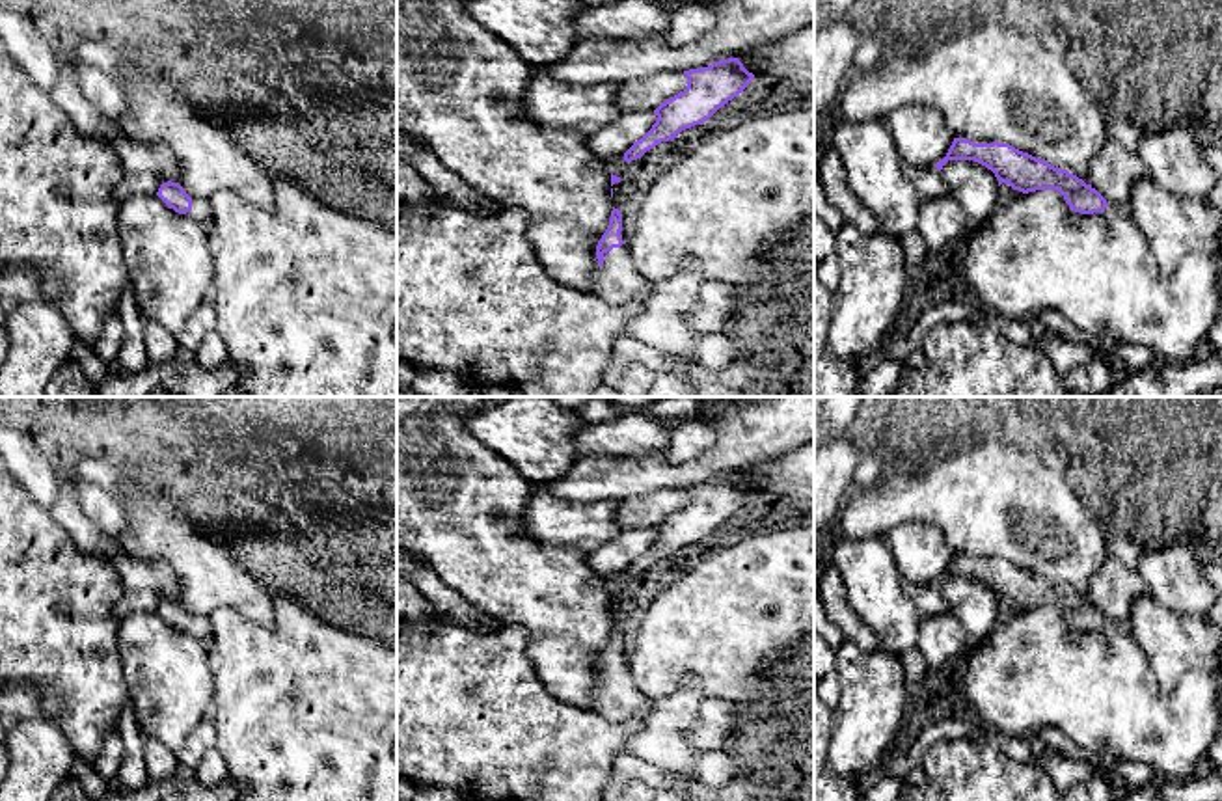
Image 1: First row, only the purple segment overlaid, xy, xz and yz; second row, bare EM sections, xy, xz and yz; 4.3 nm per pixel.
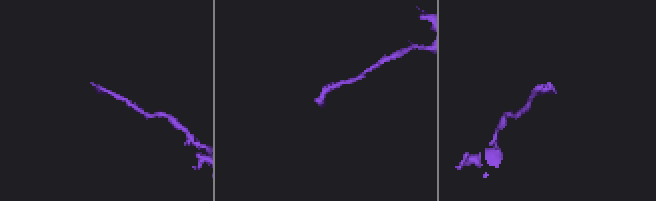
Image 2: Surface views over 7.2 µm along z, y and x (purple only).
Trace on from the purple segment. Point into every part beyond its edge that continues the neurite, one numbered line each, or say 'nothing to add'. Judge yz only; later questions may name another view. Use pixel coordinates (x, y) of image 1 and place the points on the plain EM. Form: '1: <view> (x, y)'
1: yz (1124, 626)

